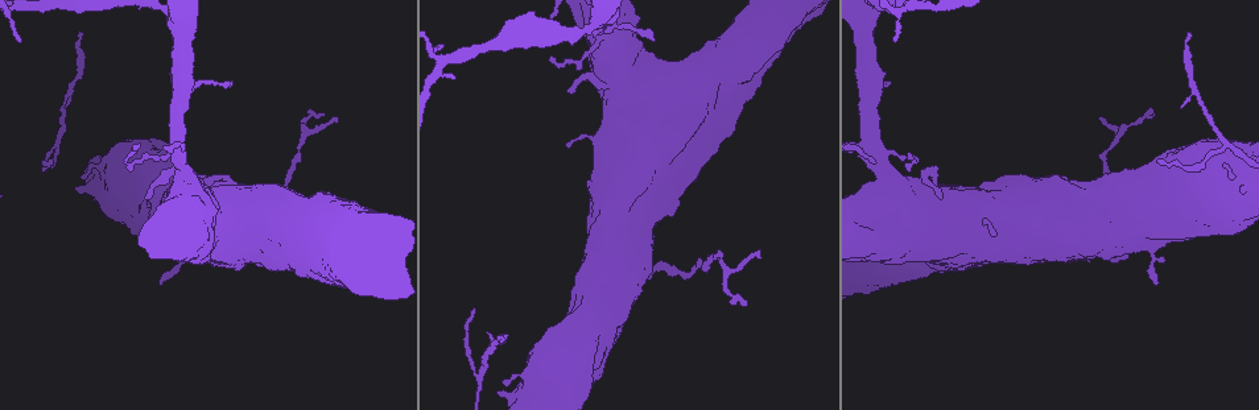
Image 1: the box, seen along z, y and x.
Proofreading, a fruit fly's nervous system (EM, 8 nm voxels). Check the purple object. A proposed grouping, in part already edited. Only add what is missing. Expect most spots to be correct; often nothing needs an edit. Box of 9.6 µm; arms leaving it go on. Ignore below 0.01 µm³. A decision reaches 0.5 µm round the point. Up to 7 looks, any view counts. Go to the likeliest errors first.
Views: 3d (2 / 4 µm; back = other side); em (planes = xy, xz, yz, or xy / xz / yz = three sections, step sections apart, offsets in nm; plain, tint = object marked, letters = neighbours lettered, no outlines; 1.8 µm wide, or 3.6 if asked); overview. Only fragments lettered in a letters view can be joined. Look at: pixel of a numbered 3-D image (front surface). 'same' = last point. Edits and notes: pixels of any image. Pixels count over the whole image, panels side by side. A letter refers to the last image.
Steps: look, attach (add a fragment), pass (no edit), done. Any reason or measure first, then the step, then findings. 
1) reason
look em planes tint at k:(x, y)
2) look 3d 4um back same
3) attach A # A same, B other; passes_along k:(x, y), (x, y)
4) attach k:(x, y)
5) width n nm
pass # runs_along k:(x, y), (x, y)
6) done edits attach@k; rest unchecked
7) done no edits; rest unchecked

look em 3.6um xy step 4 tint at 1:(932, 189)

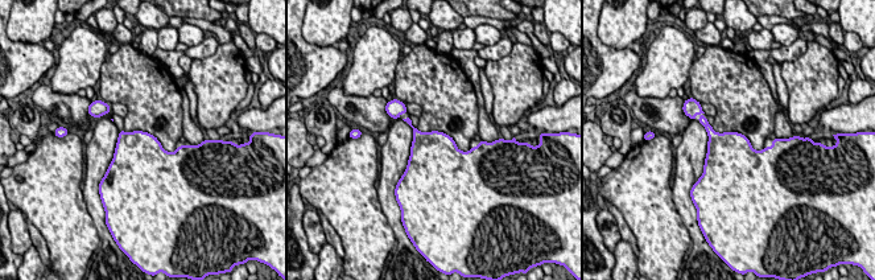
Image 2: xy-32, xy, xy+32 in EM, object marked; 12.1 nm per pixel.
look em 3.6um planes tint same

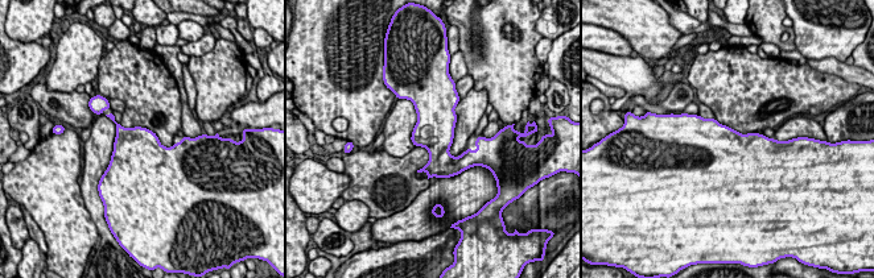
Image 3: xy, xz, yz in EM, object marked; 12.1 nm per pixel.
look em 3.6um planes letters same

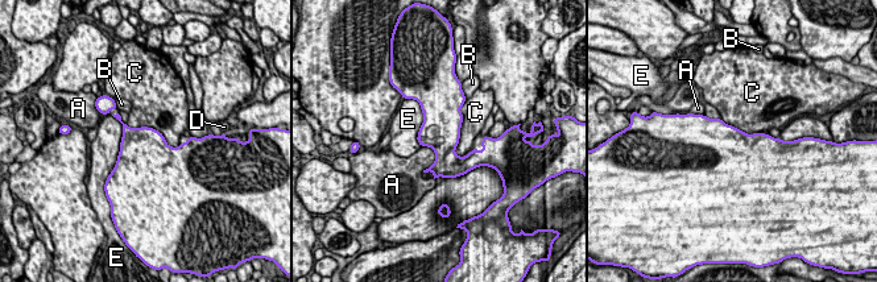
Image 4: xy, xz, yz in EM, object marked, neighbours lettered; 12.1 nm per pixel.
width 480 nm
pass # A other, B other, C other, D other, E other; border 4:(466, 100), (455, 149), (460, 157); none of them fits

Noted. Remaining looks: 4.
branch stops here
look em xy step 8 letters at 1:(82, 35)

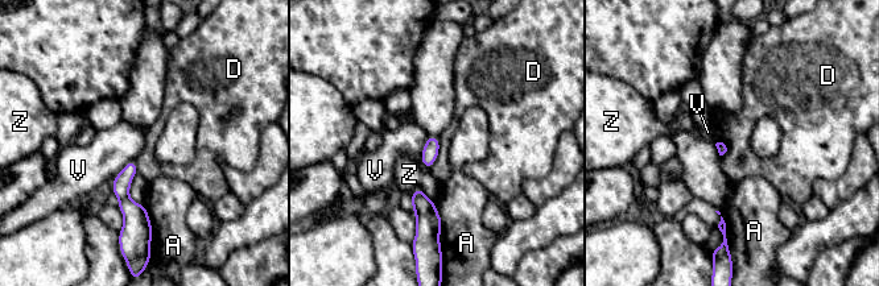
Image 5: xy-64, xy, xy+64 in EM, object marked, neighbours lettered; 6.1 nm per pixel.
pass # A other, D other, V other, Z other; none of them fits

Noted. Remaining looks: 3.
tapers out
look em yz step 8 tint at 1:(1157, 162)

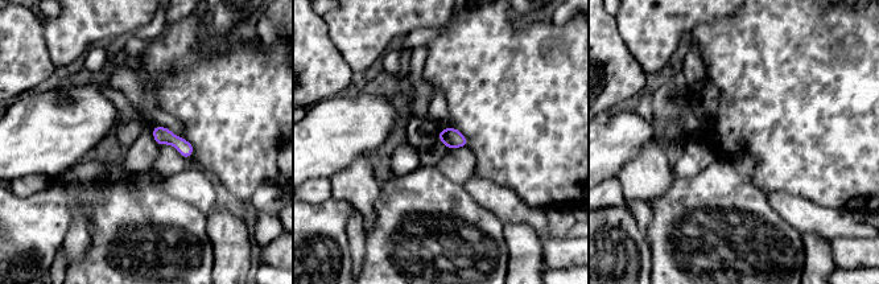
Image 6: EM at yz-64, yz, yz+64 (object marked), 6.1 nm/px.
cut it another way
look em planes tint same

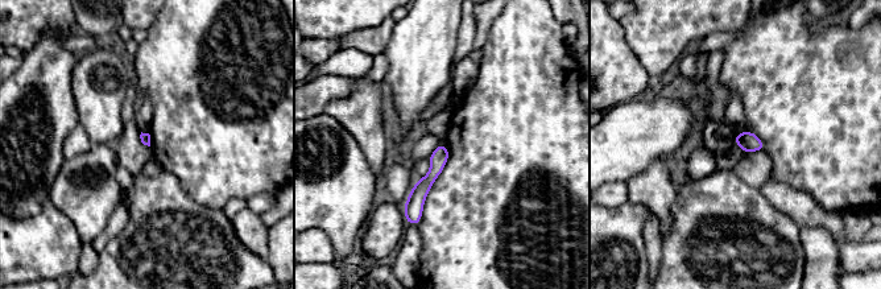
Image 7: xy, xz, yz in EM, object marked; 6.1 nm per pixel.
look em planes letters same

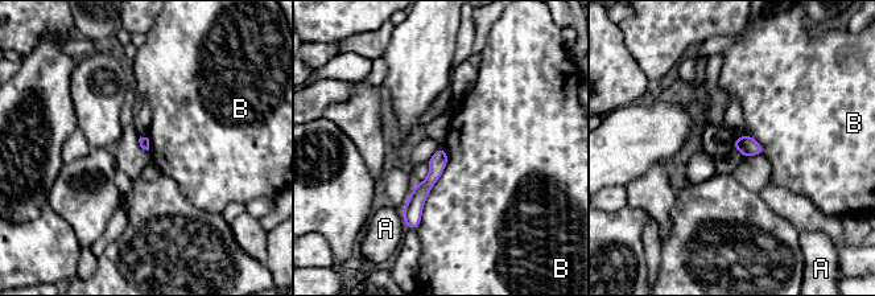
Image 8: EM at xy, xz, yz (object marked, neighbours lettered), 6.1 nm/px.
pass # A other, B other; border 8:(444, 146), (448, 164), (416, 230); none of them fits

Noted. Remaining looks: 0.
done no edits; rest unchecked

